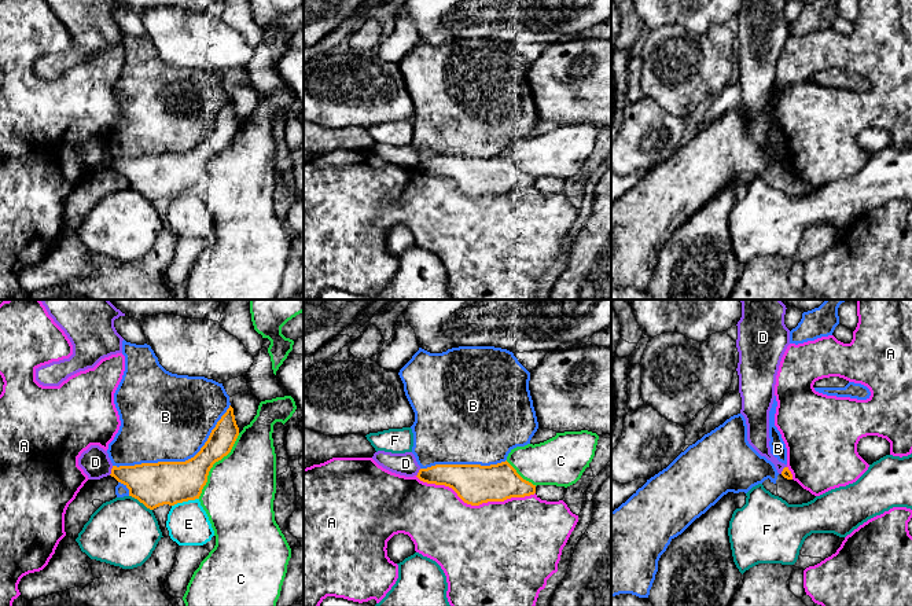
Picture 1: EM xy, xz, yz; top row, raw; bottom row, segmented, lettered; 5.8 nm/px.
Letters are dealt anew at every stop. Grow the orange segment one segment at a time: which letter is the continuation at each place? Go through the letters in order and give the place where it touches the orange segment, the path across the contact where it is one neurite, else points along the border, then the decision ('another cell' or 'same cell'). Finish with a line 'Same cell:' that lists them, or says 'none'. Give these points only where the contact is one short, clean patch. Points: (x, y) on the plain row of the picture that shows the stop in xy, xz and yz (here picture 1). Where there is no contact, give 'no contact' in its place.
A: contact xz (475, 197); another cell
B: contact xy (179, 154); another cell
C: contact xy (213, 155); another cell
D: contact xy (111, 162); border xy (113, 158), (109, 166); another cell
E: contact xy (184, 193); another cell
F: contact xy (140, 194); border xy (129, 187), (151, 202); another cell
Same cell: none

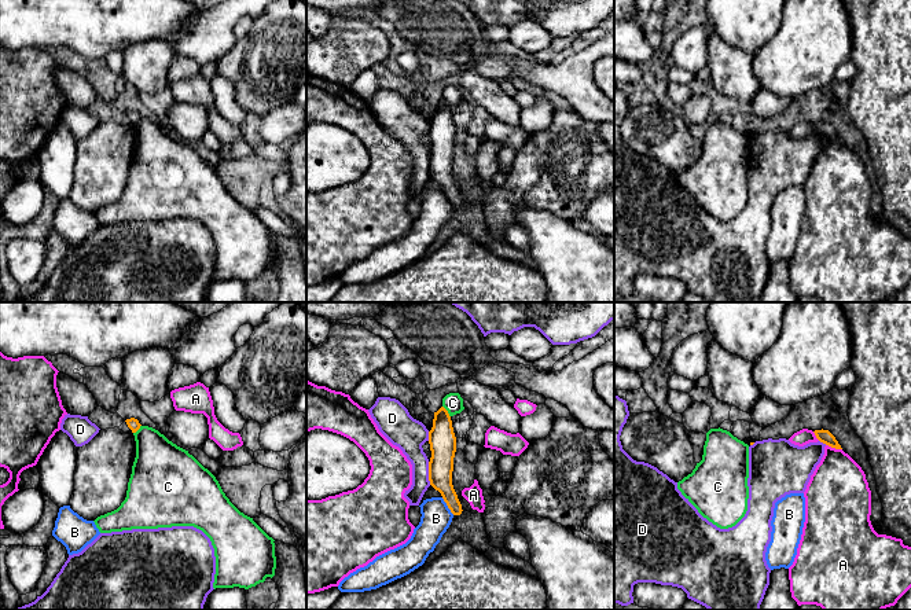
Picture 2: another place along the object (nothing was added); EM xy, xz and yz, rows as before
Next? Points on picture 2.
A: contact yz (834, 139); another cell
B: contact xz (447, 197); another cell
C: contact xz (447, 103); border xz (443, 98), (450, 109); another cell
D: contact xz (429, 165); another cell
Same cell: none

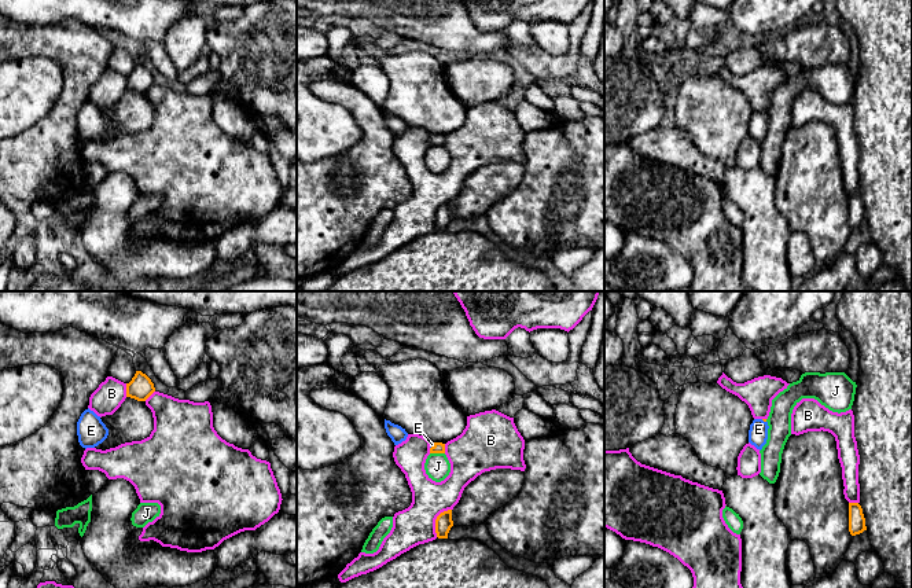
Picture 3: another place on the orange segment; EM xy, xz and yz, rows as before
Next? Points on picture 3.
B: contact xz (436, 212); another cell
E: contact xz (434, 138); way xz (438, 139), (434, 138), (431, 136); same cell
J: contact xz (437, 144); another cell
Same cell: E

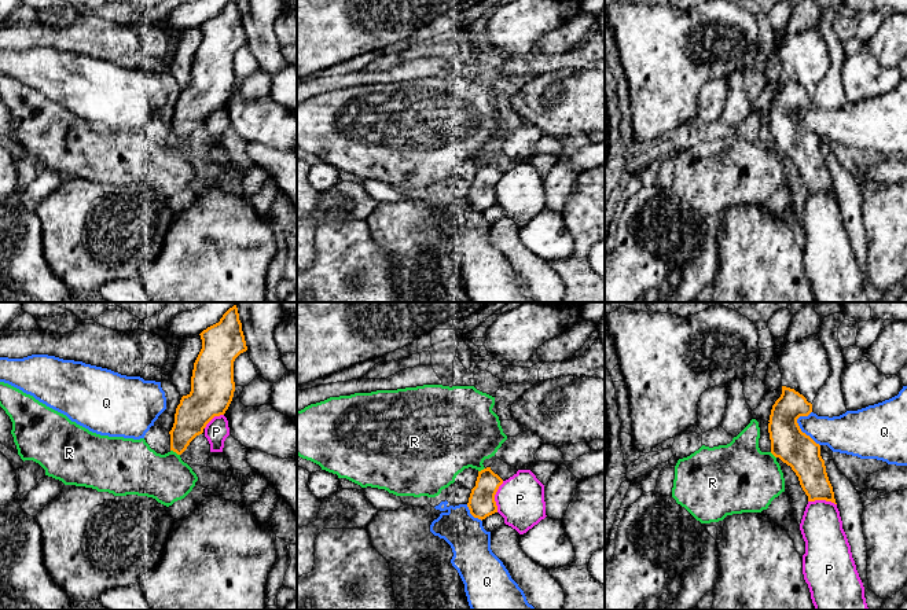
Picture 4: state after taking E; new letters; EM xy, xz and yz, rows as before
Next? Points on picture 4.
P: contact xz (494, 188); another cell
Q: contact yz (801, 124); border yz (800, 107), (797, 111), (799, 120), (819, 138); another cell
R: contact xy (175, 143); another cell
Same cell: none

